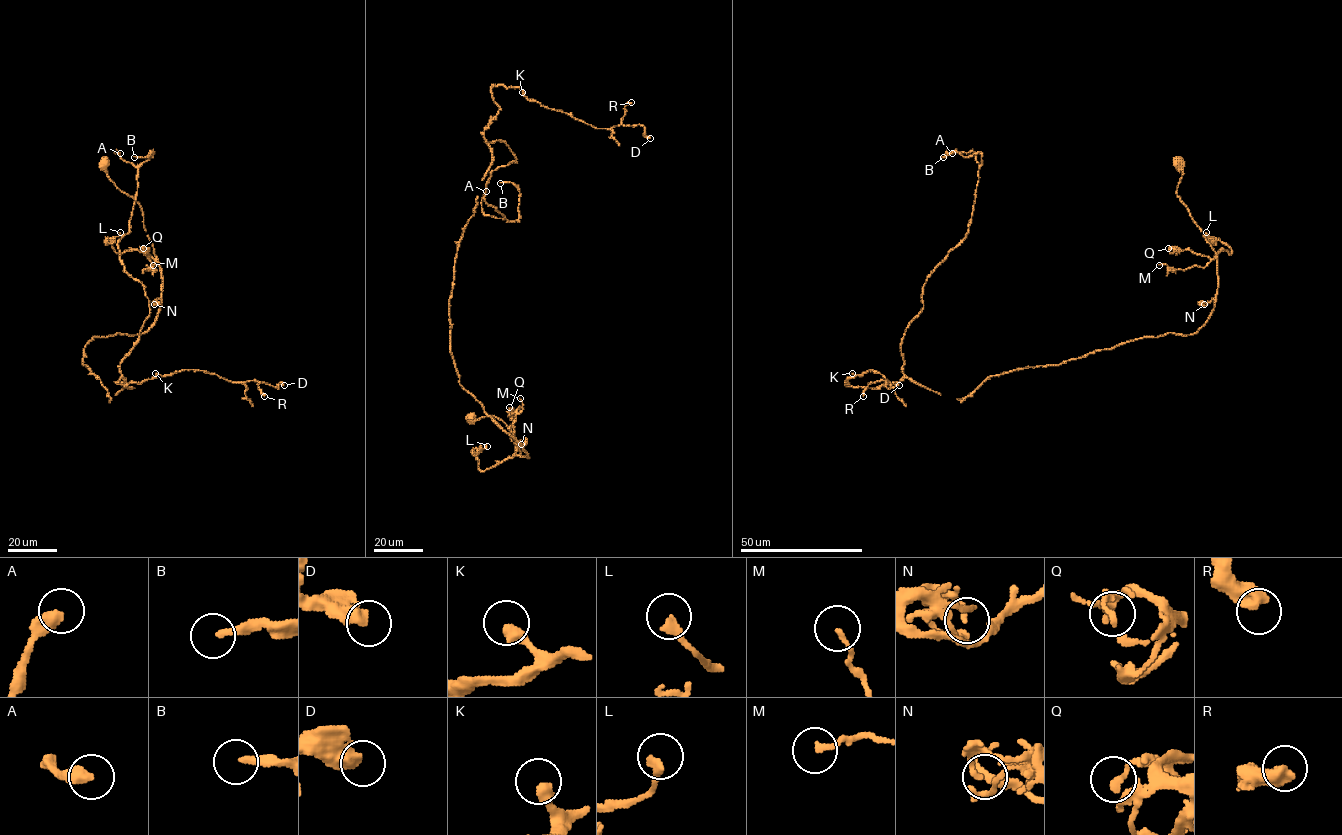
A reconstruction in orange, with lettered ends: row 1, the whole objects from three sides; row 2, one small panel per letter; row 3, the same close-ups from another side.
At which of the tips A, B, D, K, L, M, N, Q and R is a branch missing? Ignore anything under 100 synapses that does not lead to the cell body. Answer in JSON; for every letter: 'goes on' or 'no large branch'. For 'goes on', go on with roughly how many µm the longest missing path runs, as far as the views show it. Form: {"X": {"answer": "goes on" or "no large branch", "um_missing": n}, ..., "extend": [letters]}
{"A": {"answer": "no large branch"}, "B": {"answer": "no large branch"}, "D": {"answer": "no large branch"}, "K": {"answer": "no large branch"}, "L": {"answer": "no large branch"}, "M": {"answer": "no large branch"}, "N": {"answer": "no large branch"}, "Q": {"answer": "no large branch"}, "R": {"answer": "no large branch"}, "extend": []}

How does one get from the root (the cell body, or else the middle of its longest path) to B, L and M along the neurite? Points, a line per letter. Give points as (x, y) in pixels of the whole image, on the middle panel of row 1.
B: (471, 415), (528, 457), (450, 352), (487, 142), (516, 162), (484, 201), (517, 221), (500, 183)
L: (471, 415), (473, 422), (488, 416), (501, 420), (523, 456), (505, 458), (482, 471), (476, 454), (487, 446)
M: (471, 415), (473, 422), (488, 416), (501, 420), (523, 456), (515, 453), (513, 435), (520, 398)

